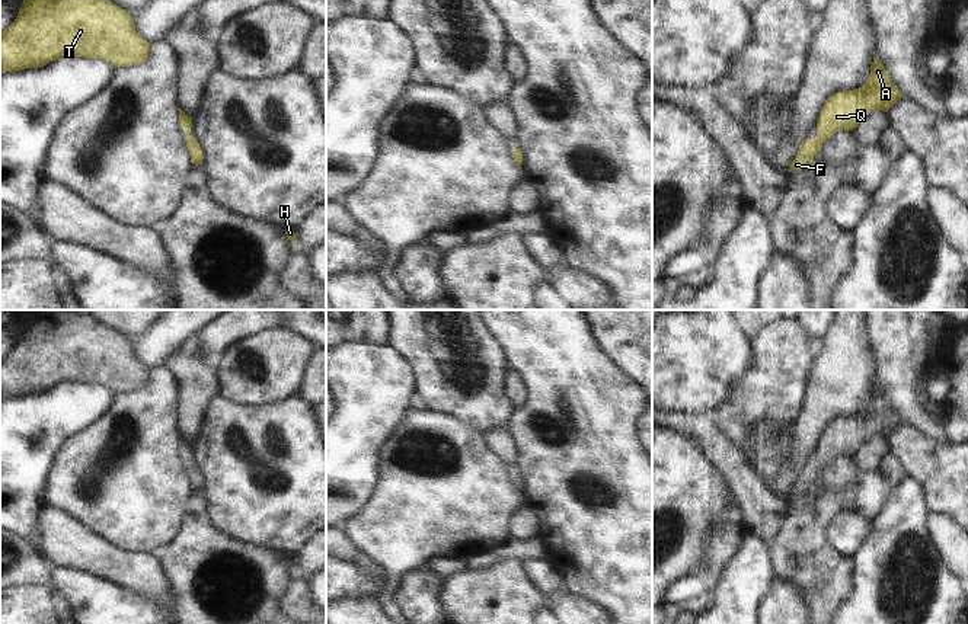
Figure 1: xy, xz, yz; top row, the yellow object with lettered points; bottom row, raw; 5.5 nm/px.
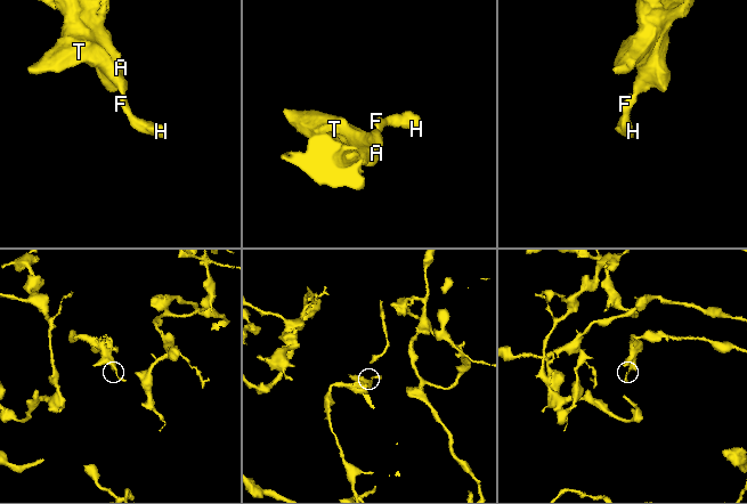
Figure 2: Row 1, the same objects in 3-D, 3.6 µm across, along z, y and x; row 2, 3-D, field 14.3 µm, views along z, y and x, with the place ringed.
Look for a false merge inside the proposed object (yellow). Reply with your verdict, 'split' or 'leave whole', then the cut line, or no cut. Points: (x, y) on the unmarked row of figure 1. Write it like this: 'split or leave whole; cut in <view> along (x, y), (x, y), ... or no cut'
leave whole; no cut

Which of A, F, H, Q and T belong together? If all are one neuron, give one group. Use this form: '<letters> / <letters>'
A F H Q T

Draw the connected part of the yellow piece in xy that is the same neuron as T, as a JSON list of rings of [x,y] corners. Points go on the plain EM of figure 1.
[[[55,311],[23,324],[15,348],[0,359],[0,399],[44,393],[63,383],[99,384],[115,393],[146,388],[150,368],[141,364],[130,337],[92,317]]]

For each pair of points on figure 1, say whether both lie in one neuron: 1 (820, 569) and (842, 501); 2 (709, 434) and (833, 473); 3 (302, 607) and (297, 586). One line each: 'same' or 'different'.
1: same
2: different
3: same

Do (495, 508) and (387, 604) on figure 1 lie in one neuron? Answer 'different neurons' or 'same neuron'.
same neuron

